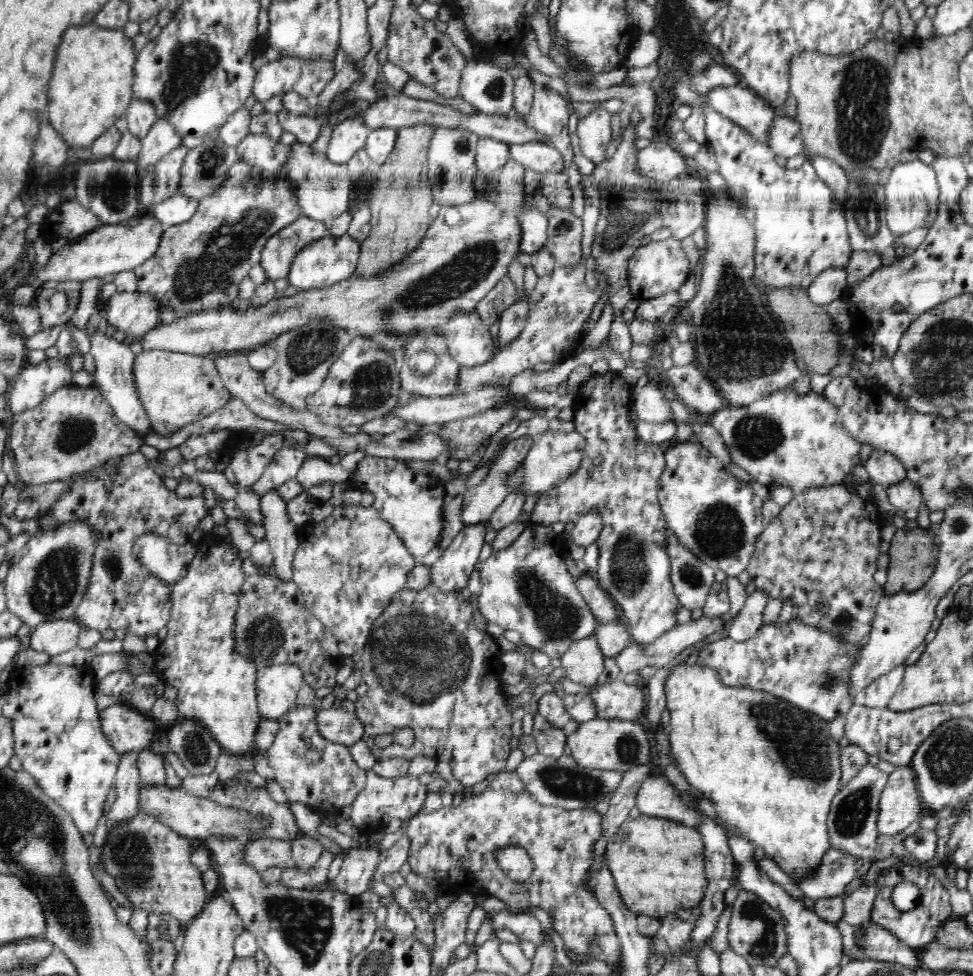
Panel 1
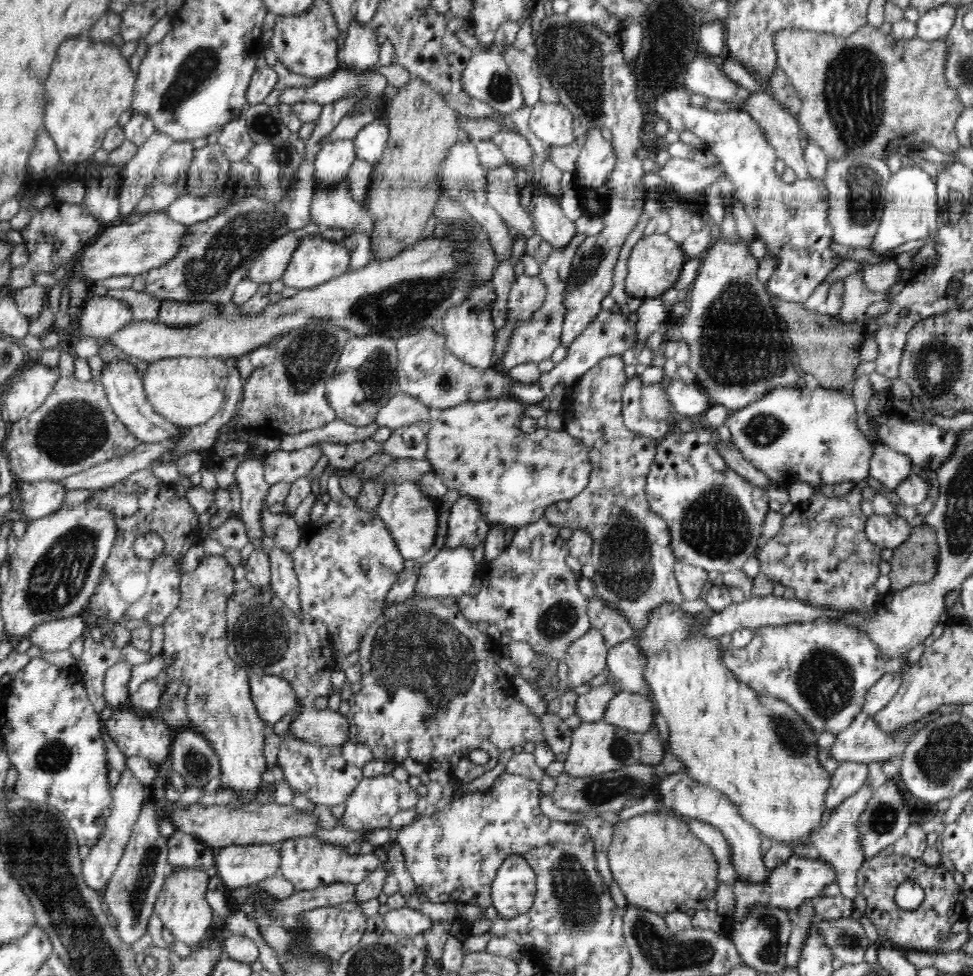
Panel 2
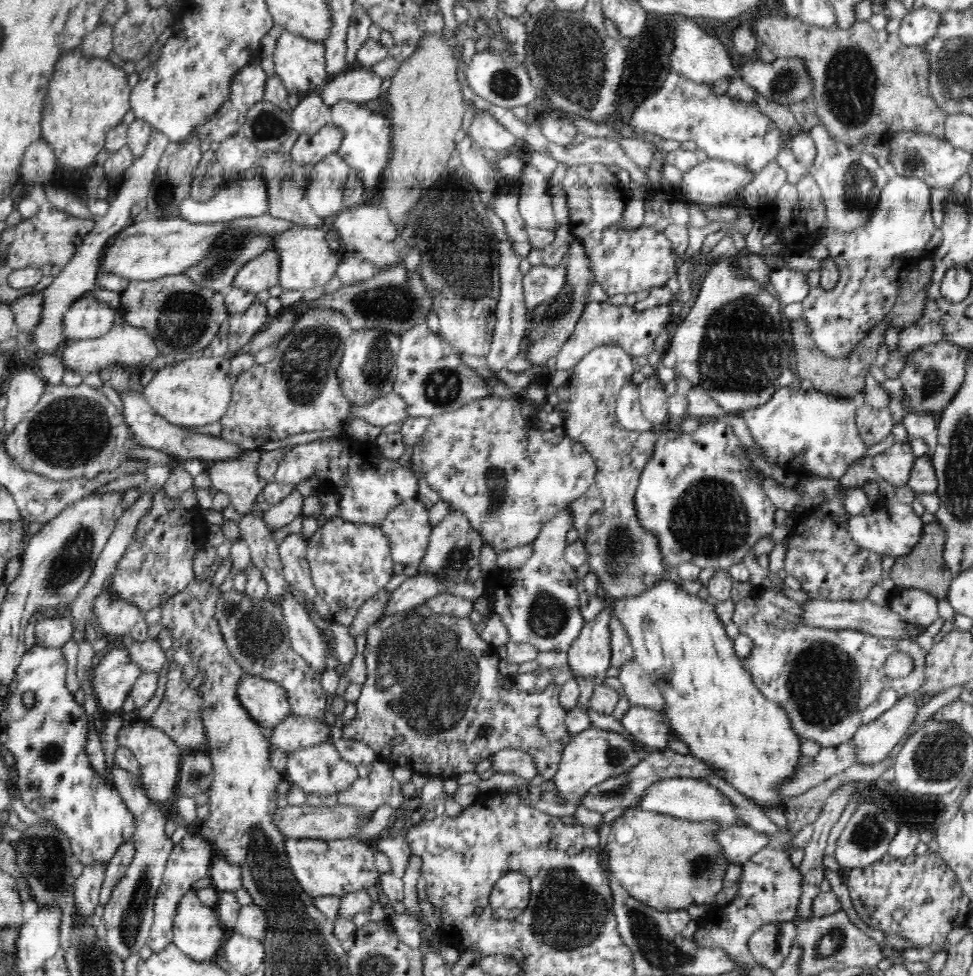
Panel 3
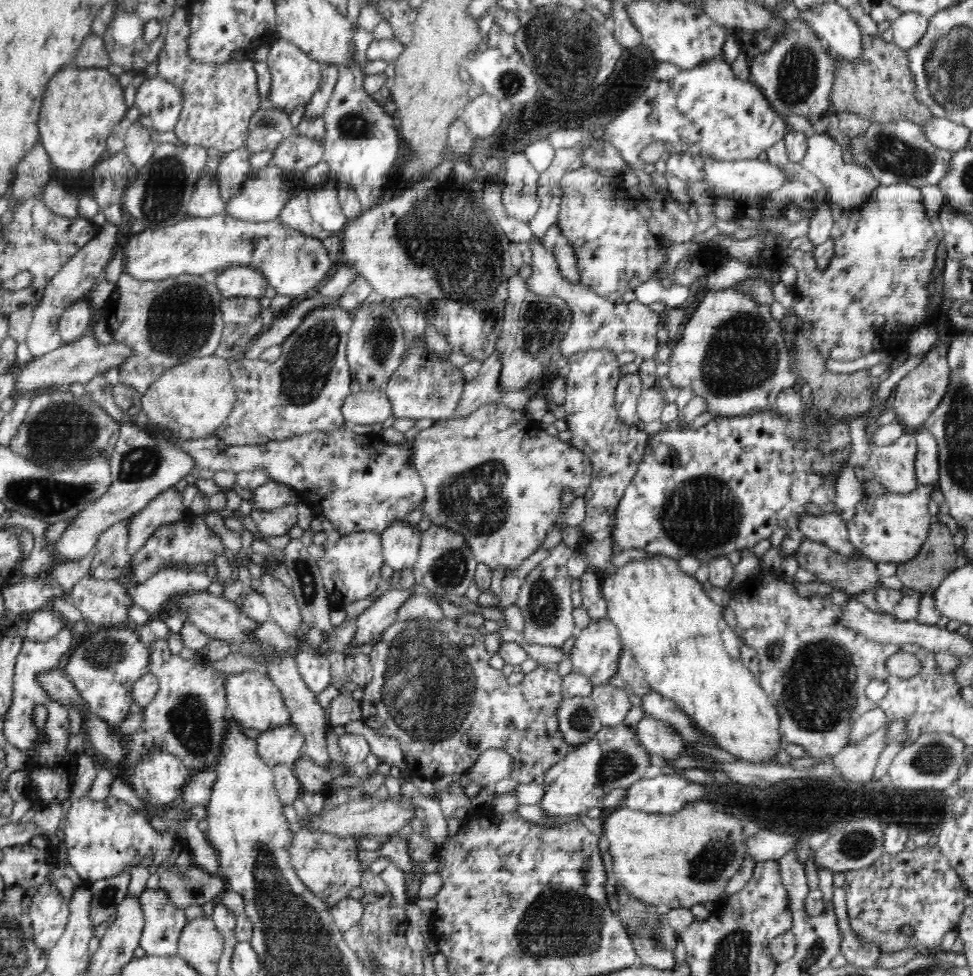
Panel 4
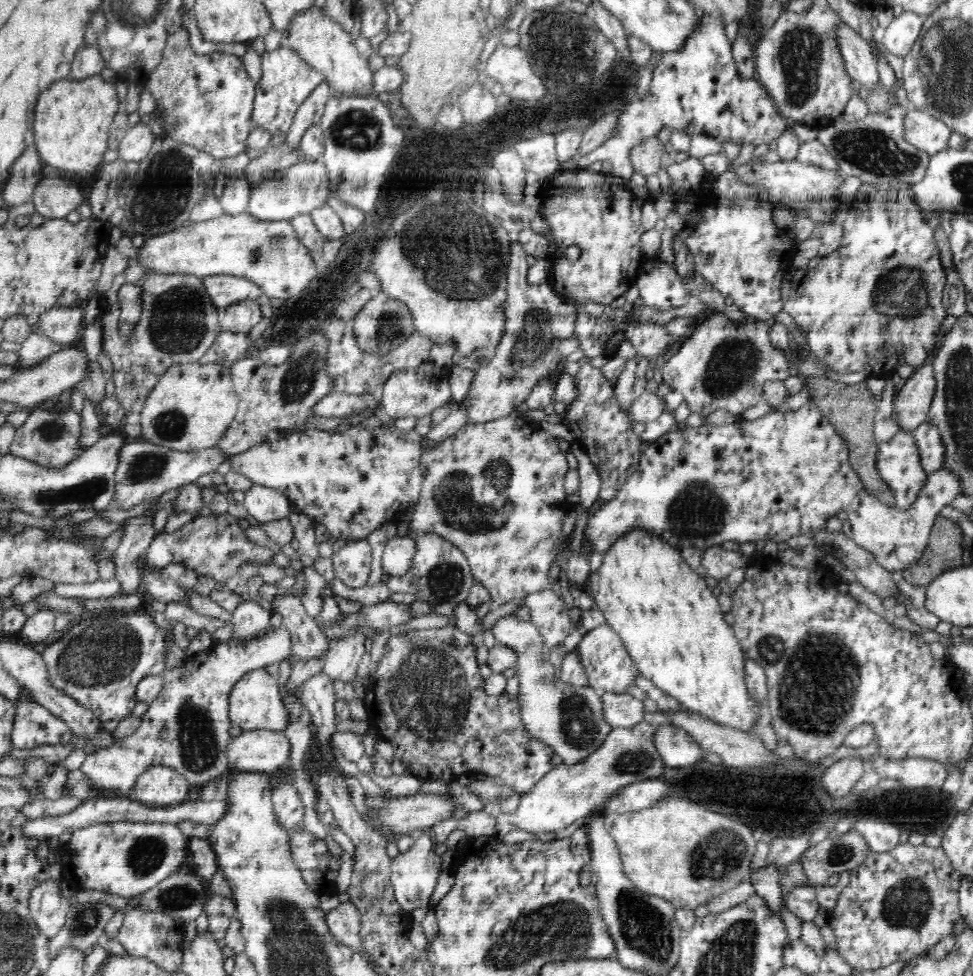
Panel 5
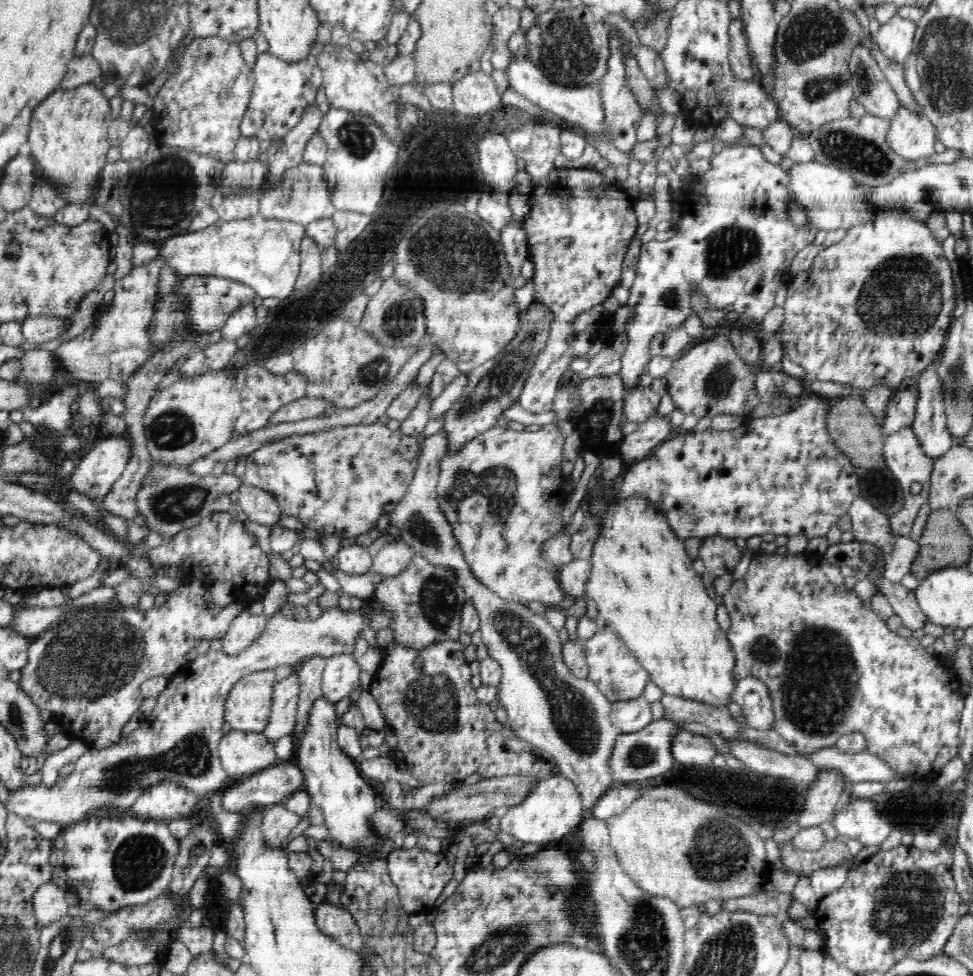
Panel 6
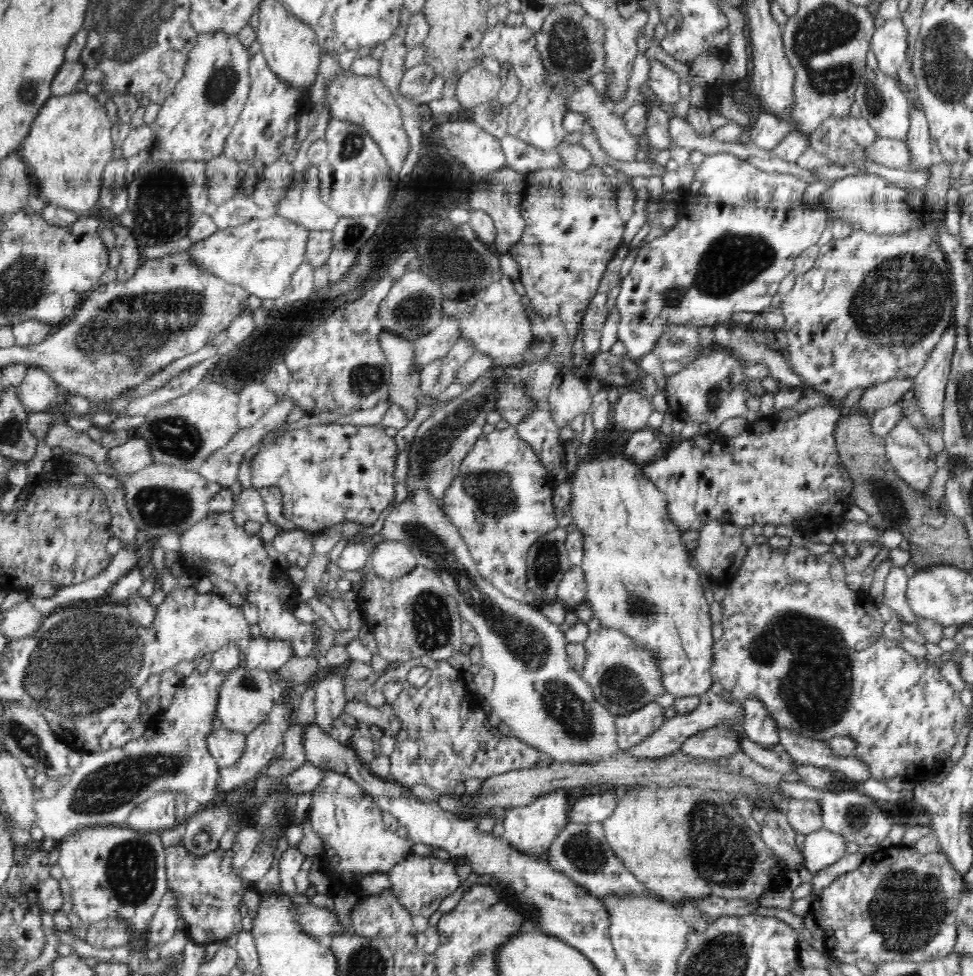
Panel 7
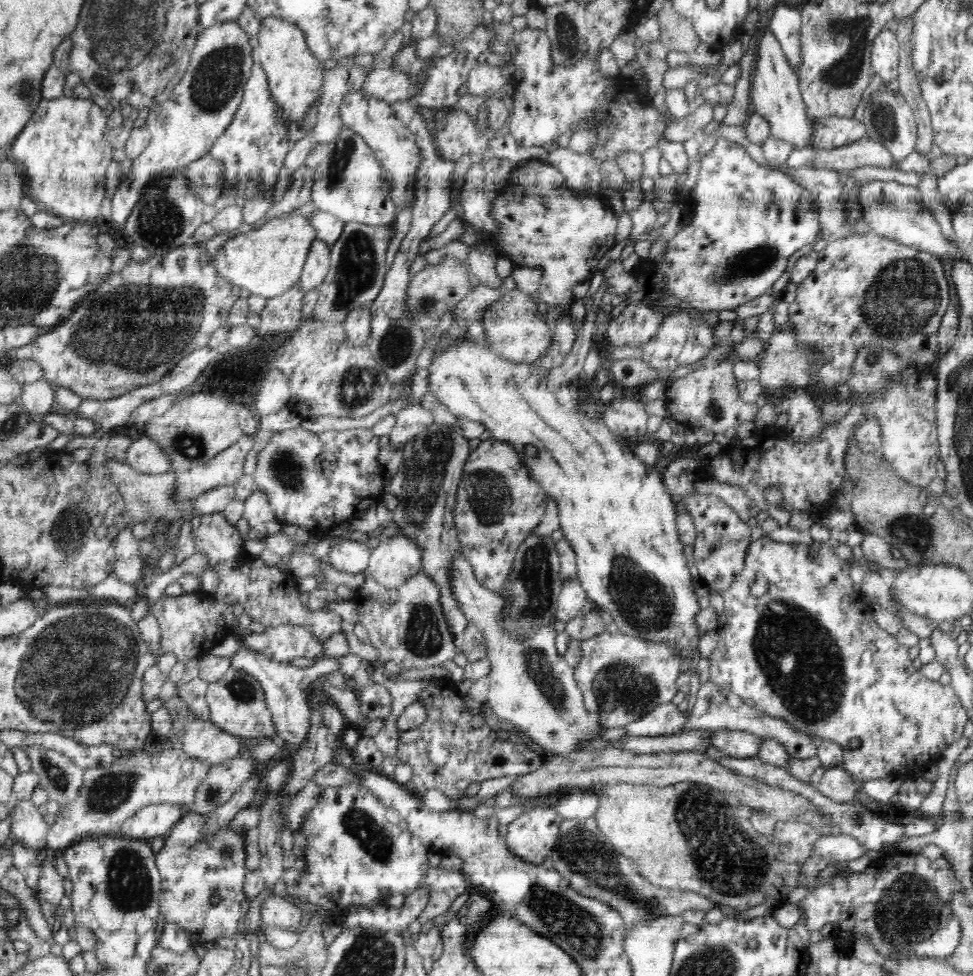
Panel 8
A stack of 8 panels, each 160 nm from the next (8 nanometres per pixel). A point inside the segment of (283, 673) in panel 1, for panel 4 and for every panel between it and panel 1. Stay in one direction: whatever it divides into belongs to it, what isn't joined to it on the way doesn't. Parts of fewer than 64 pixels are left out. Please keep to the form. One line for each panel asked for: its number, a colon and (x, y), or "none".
2: (273, 696)
3: (266, 701)
4: (253, 700)

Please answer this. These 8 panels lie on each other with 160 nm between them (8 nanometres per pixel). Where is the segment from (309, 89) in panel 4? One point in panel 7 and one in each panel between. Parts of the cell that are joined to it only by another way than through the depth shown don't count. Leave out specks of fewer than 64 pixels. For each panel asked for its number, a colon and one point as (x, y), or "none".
5: (287, 79)
6: (282, 91)
7: (272, 111)

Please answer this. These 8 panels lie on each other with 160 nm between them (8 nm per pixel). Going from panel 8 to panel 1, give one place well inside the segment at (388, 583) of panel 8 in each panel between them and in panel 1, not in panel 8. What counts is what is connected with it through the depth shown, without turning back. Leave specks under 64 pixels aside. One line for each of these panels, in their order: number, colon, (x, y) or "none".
1: (412, 503)
2: (411, 517)
3: (406, 526)
4: (401, 543)
5: (396, 560)
6: (393, 558)
7: (391, 559)

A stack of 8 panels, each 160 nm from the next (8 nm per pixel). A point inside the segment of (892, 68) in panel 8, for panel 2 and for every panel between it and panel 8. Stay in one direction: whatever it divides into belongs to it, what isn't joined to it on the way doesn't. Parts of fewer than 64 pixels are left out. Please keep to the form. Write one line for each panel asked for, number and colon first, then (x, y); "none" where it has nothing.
2: (932, 25)
3: (918, 26)
4: (909, 28)
5: (898, 38)
6: (894, 39)
7: (890, 41)

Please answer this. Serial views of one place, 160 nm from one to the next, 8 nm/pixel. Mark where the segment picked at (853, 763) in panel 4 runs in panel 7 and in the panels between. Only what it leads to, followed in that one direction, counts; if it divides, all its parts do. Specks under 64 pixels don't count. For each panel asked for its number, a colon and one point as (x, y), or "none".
5: (838, 779)
6: (824, 794)
7: (805, 816)

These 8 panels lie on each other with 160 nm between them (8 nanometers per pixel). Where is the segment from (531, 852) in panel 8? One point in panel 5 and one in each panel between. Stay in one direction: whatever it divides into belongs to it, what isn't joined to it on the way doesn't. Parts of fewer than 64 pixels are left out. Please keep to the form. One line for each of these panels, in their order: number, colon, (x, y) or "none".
5: (627, 755)
6: (553, 810)
7: (532, 829)

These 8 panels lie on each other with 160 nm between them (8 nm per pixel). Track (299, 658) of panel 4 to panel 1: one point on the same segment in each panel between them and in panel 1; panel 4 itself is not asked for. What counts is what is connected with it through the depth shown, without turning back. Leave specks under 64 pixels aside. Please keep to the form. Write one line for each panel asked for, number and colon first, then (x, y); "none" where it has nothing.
1: (281, 533)
2: (284, 582)
3: (306, 639)

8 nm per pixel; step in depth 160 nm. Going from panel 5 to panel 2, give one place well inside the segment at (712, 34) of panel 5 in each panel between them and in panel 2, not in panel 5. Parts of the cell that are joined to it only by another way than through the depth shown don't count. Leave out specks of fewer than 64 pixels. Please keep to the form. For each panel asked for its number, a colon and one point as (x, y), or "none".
2: (792, 220)
3: (681, 110)
4: (731, 119)

